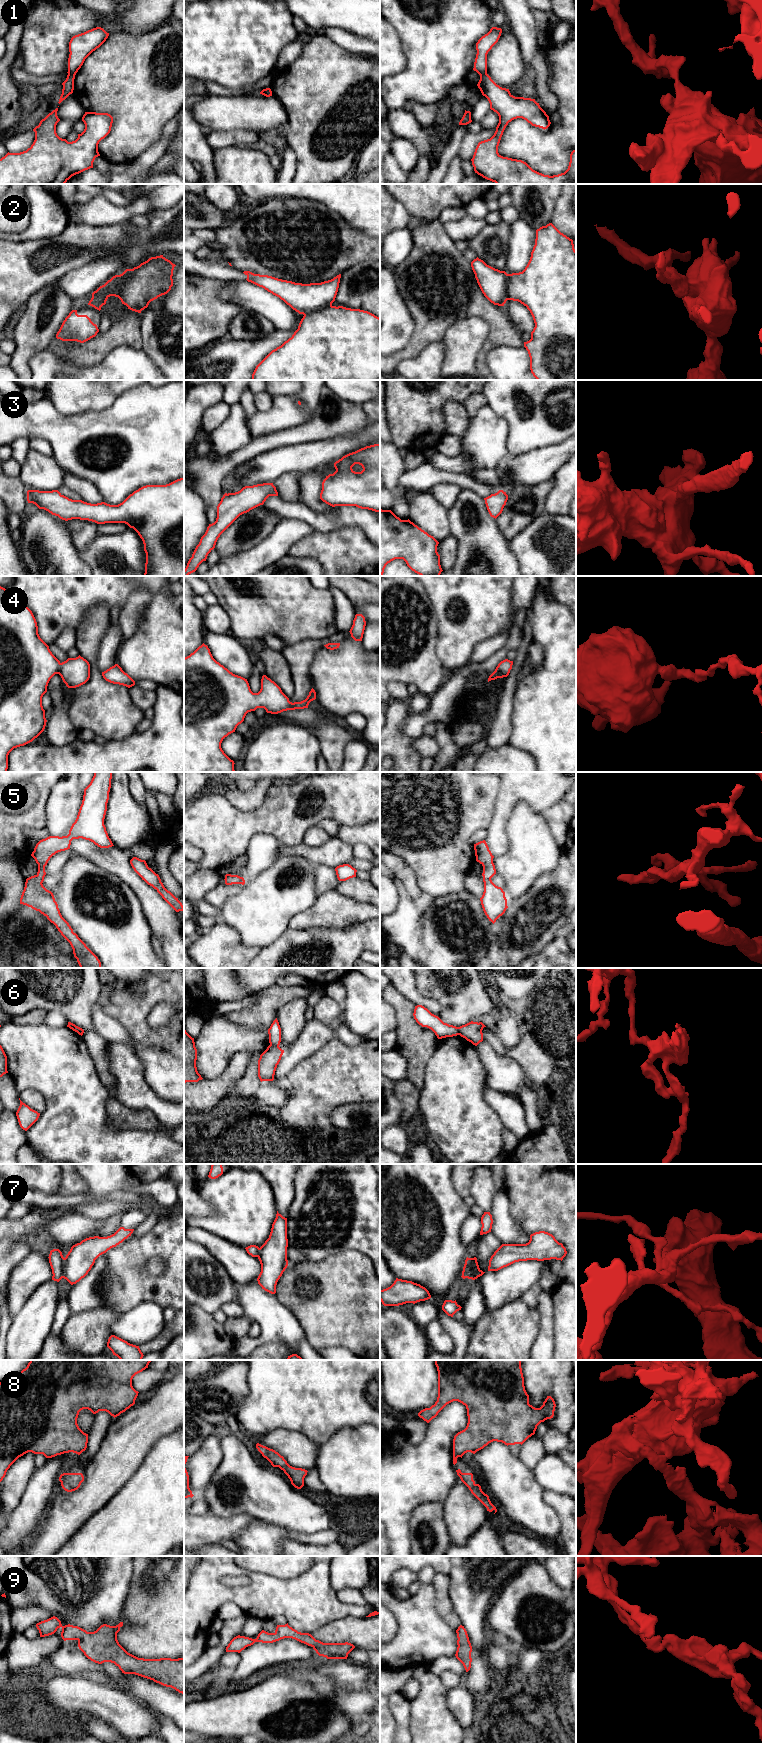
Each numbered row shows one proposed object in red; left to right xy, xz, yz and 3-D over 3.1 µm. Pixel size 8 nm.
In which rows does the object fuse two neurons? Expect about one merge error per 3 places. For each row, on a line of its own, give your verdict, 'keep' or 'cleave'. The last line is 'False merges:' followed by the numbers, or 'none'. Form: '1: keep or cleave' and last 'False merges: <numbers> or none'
1: cleave
2: keep
3: keep
4: keep
5: keep
6: cleave
7: cleave
8: keep
9: keep
False merges: 1, 6, 7

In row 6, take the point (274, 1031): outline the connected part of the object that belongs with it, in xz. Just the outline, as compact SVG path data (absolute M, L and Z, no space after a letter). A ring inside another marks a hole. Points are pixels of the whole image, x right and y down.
M277 1018L273 1021L268 1029L269 1043L273 1046L279 1046L281 1042L281 1028Z

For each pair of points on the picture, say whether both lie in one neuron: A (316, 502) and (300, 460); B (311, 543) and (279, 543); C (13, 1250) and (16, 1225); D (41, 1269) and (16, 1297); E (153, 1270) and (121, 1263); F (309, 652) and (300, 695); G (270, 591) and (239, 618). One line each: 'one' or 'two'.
A: two
B: two
C: two
D: one
E: two
F: one
G: one

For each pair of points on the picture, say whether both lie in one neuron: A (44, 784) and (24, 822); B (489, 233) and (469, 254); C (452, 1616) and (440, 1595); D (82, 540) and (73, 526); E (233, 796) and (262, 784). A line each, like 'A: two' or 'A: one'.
A: one
B: two
C: one
D: one
E: one

